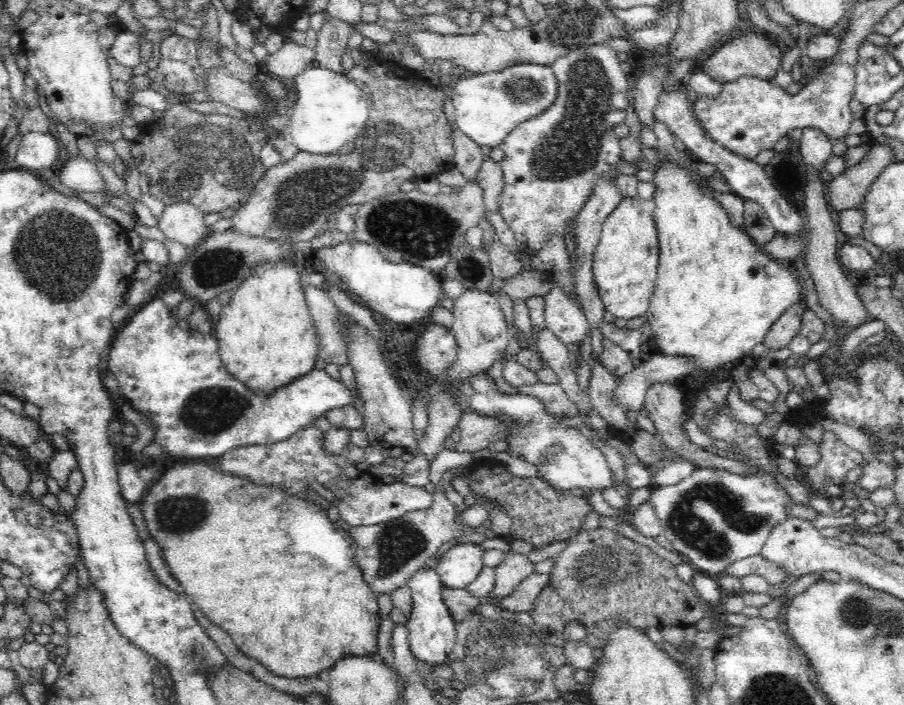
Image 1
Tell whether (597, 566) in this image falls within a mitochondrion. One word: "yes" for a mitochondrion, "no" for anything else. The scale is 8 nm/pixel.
yes

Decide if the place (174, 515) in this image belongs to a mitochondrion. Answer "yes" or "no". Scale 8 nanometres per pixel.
yes

